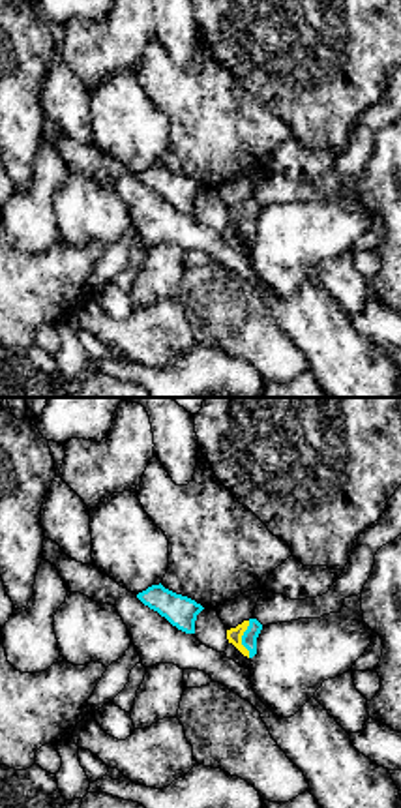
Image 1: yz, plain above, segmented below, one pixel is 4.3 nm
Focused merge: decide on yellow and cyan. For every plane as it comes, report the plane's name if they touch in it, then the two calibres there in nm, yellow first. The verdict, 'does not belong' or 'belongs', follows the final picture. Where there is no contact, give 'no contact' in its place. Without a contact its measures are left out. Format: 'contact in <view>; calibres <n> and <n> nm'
contact in yz; calibres 60 and 70 nm

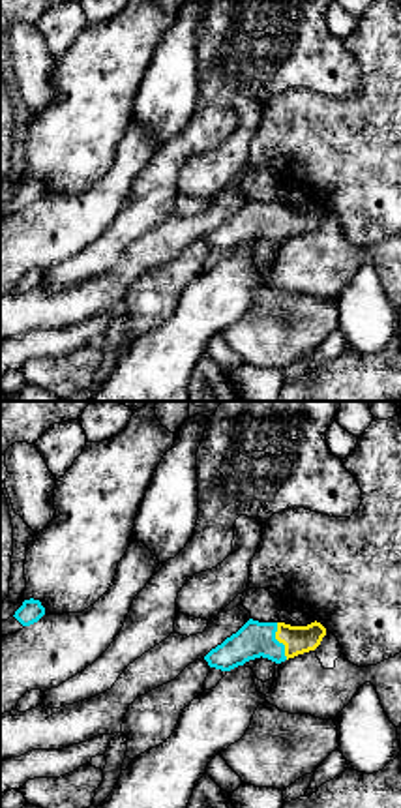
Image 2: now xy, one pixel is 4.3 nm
contact in xy; calibres 120 and 160 nm

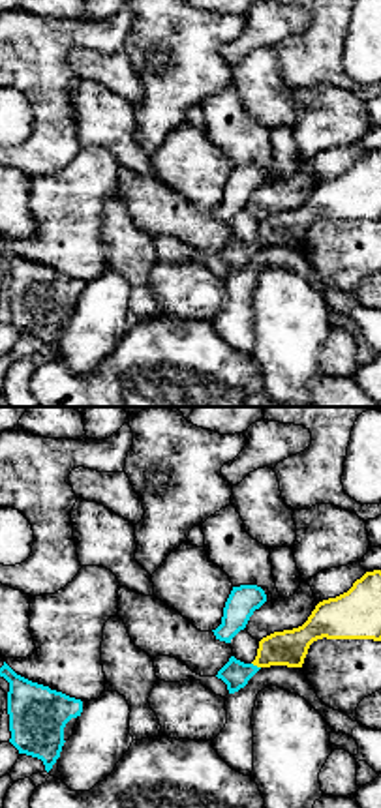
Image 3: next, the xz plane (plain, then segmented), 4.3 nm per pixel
contact in xz; calibres 160 and 120 nm

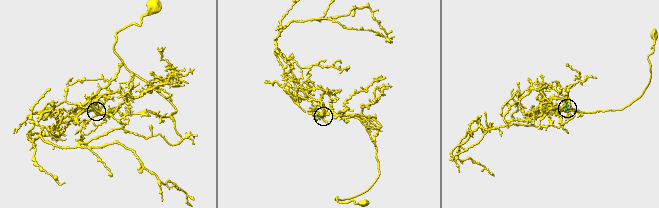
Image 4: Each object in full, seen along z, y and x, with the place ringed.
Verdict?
belongs

